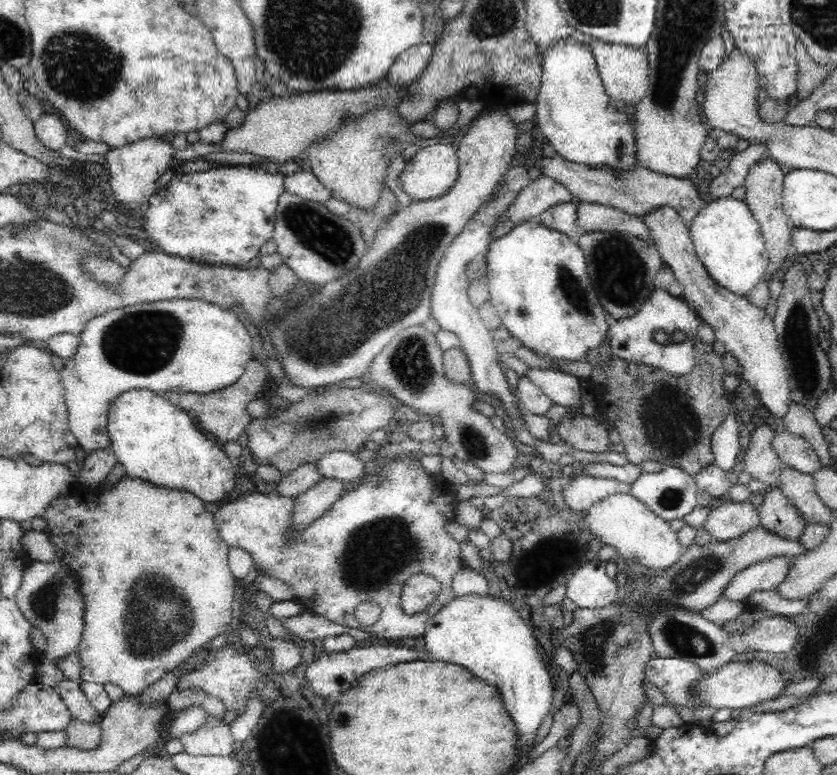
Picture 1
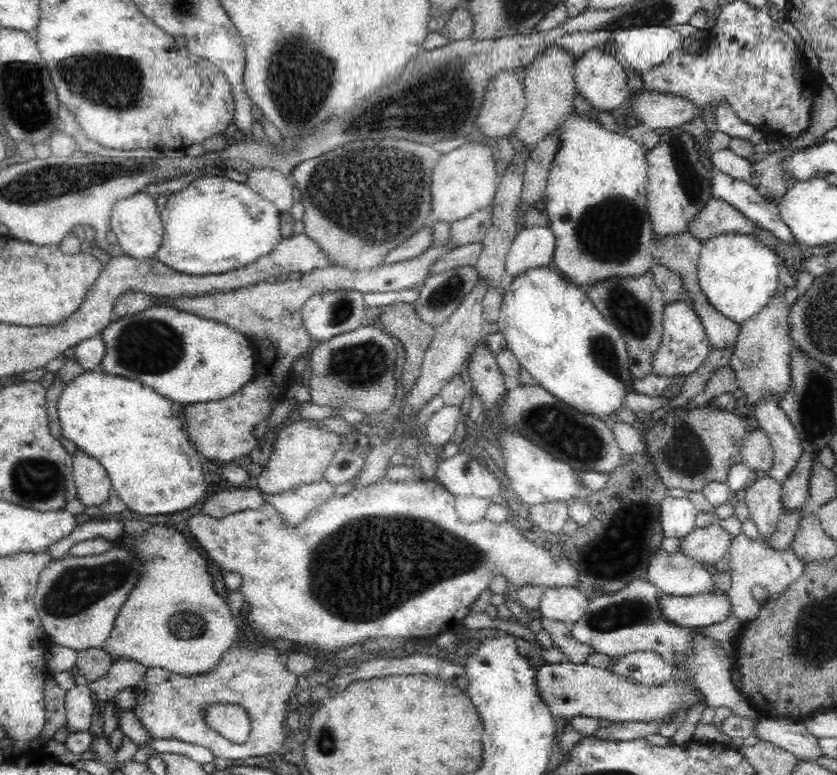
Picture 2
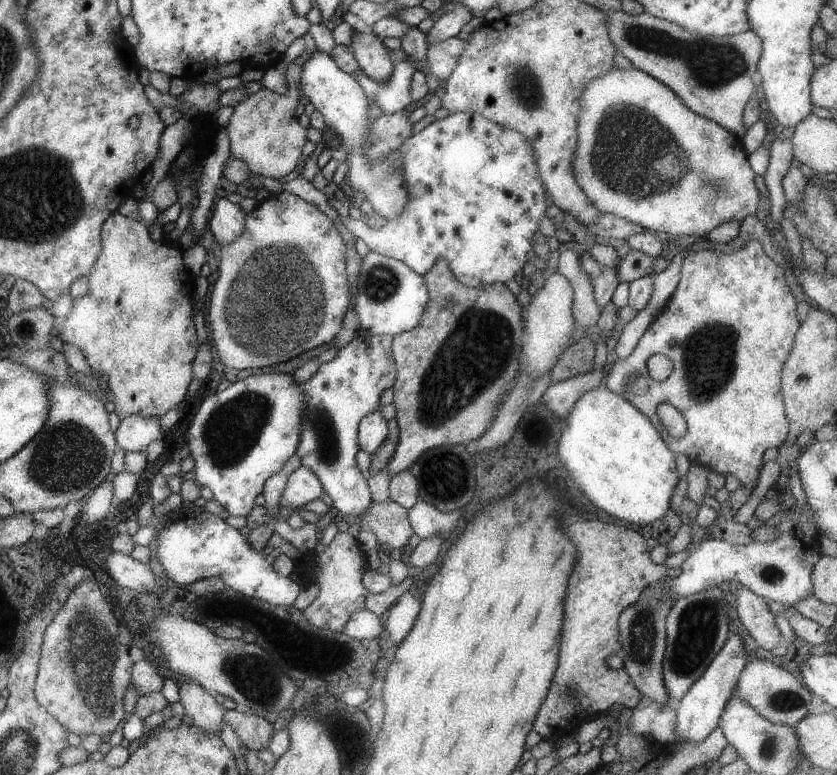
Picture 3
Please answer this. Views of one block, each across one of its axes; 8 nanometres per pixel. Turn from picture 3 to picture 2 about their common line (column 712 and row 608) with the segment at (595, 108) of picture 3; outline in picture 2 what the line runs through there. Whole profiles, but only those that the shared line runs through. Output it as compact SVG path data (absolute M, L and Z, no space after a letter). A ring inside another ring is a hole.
M151 526L147 533L130 539L127 544L133 546L144 568L140 582L116 617L115 626L103 649L113 660L123 656L146 668L158 667L185 677L213 671L222 655L236 644L238 627L224 597L214 591L213 578L207 572L204 558L192 547L192 542L183 530L180 534L178 530L165 526Z

